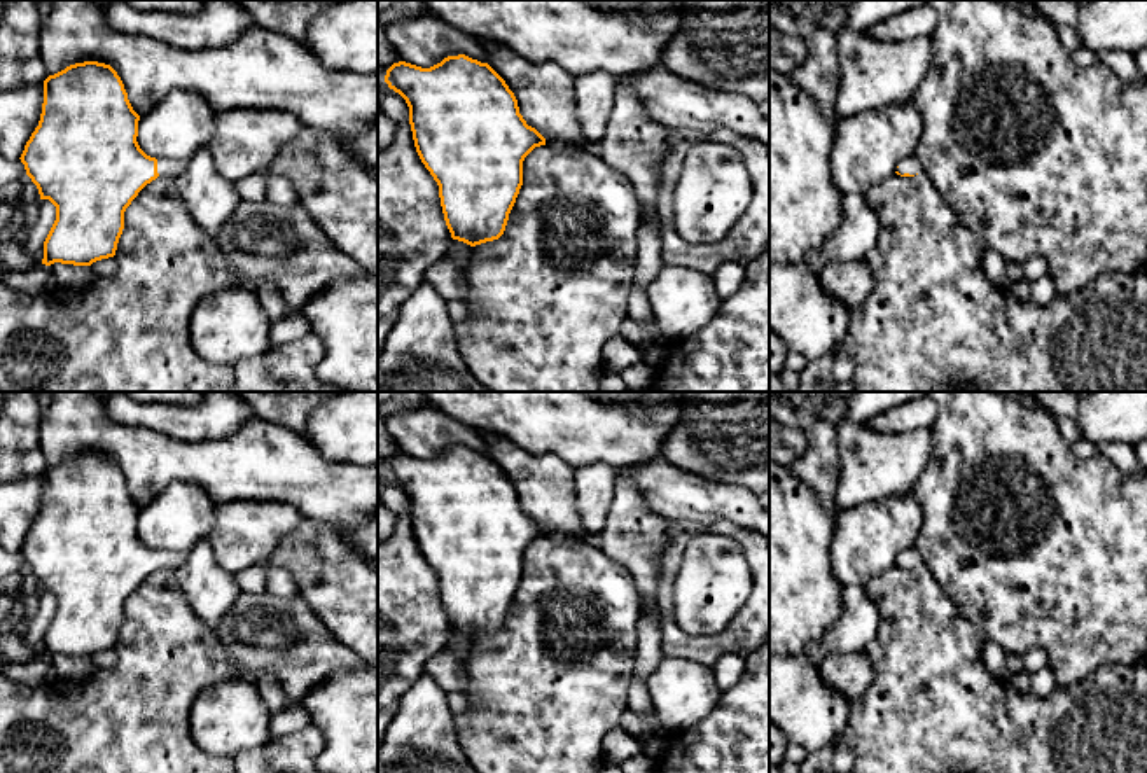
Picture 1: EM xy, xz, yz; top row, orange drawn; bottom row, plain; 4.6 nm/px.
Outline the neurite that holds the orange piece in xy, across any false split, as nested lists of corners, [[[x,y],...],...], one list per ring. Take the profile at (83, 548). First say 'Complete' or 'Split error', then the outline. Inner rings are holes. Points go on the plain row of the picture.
Split error. [[[75,455],[44,472],[40,512],[19,549],[40,591],[56,598],[42,656],[91,658],[114,649],[124,621],[124,603],[138,584],[157,568],[177,570],[185,561],[187,554],[156,551],[140,540],[138,512],[140,507],[110,456]]]

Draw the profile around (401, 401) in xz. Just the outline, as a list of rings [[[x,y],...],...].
[[[393,392],[393,395],[378,407],[378,472],[383,472],[386,462],[399,449],[393,435],[386,428],[386,420],[400,411],[428,406],[421,392]]]

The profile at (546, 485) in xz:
[[[477,430],[488,456],[514,484],[519,505],[546,532],[589,539],[575,504],[575,472],[560,456],[532,455],[498,434]]]

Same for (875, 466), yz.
[[[843,418],[834,427],[841,460],[839,511],[906,495],[928,467],[932,428],[883,434]]]

